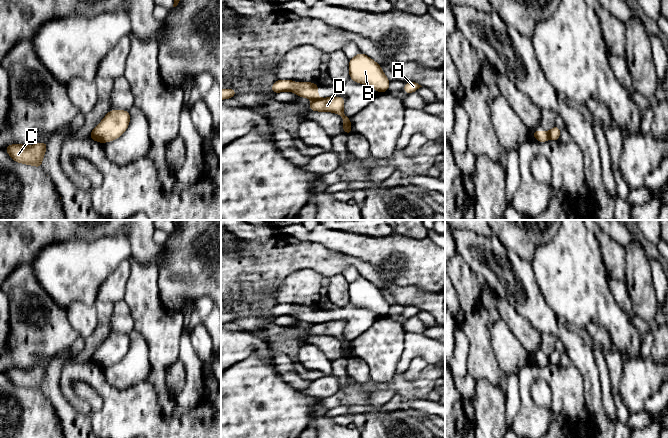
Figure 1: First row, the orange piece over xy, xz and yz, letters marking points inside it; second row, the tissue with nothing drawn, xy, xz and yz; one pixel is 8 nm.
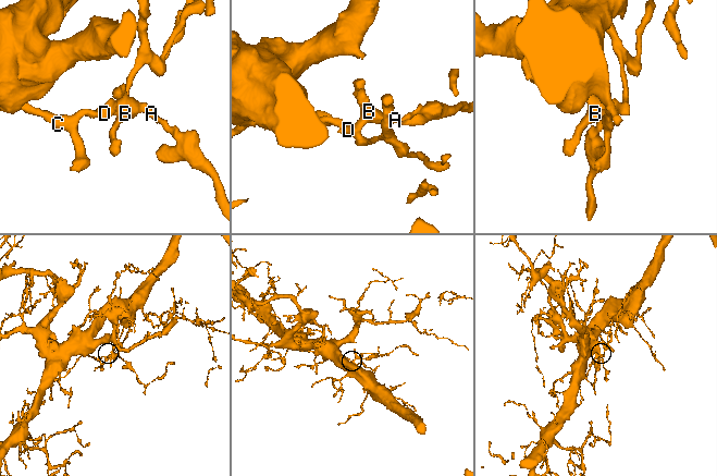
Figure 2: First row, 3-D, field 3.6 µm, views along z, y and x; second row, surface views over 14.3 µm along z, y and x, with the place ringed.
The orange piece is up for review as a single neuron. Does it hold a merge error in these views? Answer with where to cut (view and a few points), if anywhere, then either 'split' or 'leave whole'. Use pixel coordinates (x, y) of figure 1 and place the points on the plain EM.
cut yz (547, 356), (549, 362); split

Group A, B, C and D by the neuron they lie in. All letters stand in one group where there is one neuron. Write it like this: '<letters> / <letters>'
A B D / C

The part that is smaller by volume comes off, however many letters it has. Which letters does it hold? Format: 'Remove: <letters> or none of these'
Remove: A, B, D

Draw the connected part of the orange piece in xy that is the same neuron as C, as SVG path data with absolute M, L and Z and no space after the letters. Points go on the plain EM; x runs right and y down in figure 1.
M36 366L32 370L24 368L9 368L4 375L17 387L33 389L42 392L42 384L46 377L48 366Z

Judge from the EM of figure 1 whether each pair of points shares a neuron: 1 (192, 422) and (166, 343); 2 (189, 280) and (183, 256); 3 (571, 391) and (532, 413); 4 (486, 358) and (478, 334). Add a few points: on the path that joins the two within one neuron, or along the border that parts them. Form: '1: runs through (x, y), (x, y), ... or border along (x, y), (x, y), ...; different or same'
1: runs through (165, 422), (152, 411), (152, 388), (158, 370); same
2: runs through (189, 274), (189, 262); same
3: runs through (553, 377), (535, 375), (526, 384), (526, 395); same
4: runs through (480, 352), (479, 340); same

